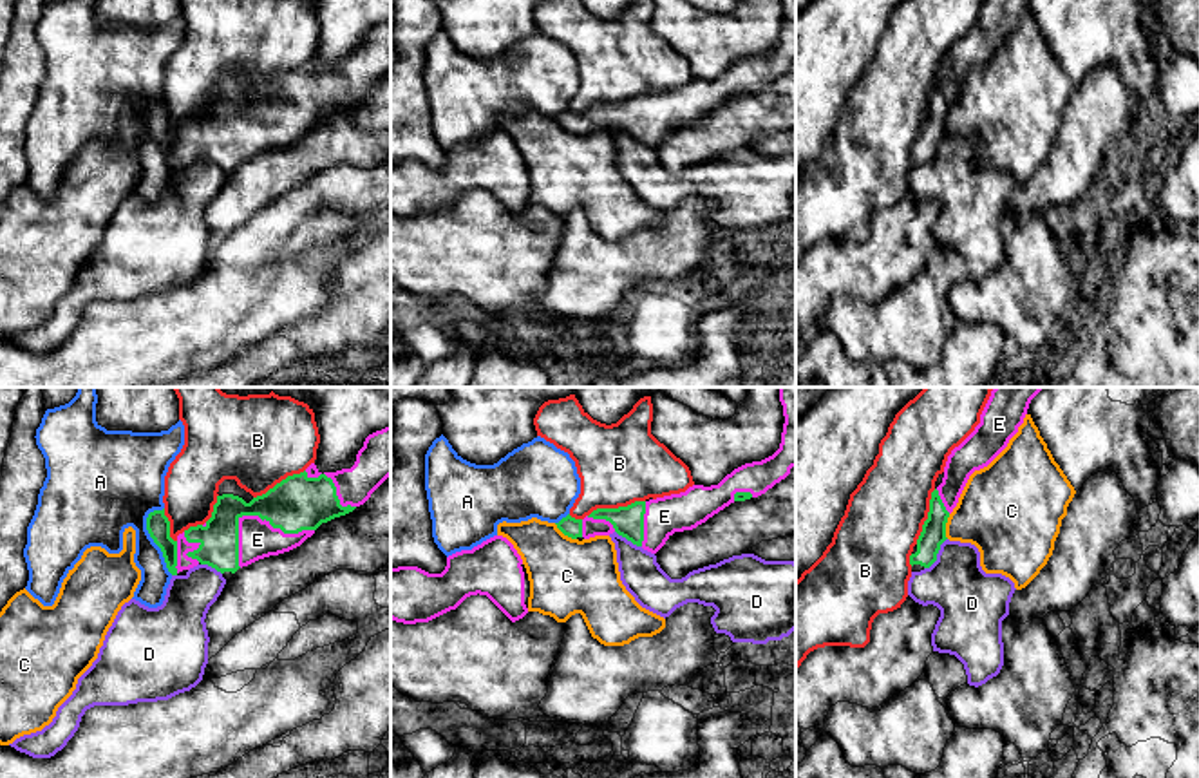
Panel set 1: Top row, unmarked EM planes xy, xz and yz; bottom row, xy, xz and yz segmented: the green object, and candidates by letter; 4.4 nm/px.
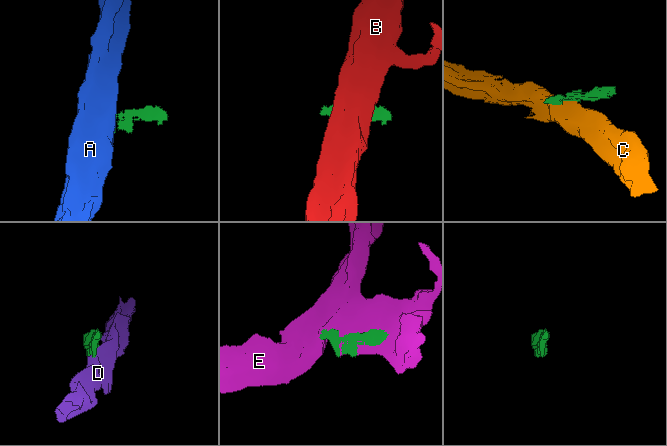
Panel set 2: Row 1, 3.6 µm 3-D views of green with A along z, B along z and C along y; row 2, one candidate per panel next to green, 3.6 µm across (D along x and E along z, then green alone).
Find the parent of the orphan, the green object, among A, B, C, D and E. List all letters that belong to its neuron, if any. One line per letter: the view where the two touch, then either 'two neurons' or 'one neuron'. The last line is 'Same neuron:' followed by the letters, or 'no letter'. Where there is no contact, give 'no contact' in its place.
A: contact in xy; two neurons
B: contact in xz; two neurons
C: contact in yz; two neurons
D: contact in yz; two neurons
E: contact in xy; one neuron
Same neuron: E

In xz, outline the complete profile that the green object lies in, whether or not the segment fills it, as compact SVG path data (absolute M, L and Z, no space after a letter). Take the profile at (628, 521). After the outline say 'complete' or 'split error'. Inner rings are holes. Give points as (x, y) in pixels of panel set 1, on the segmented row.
M779 387L779 402L785 423L779 449L772 456L734 469L718 485L693 485L680 494L597 508L584 519L568 514L555 523L557 528L571 539L617 532L656 554L675 532L693 530L731 503L765 494L796 467L796 387Z; split error

